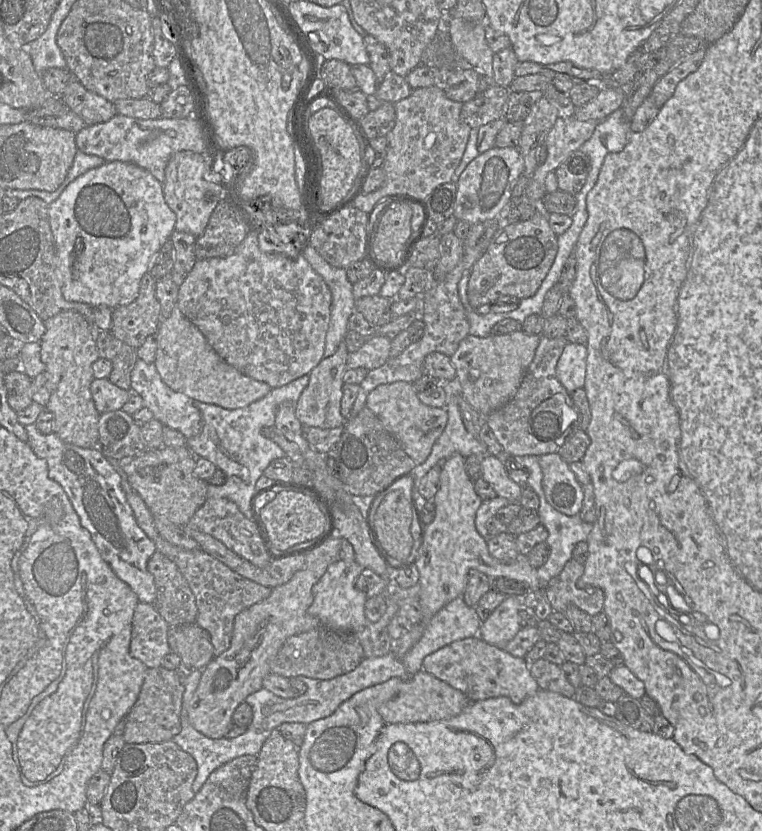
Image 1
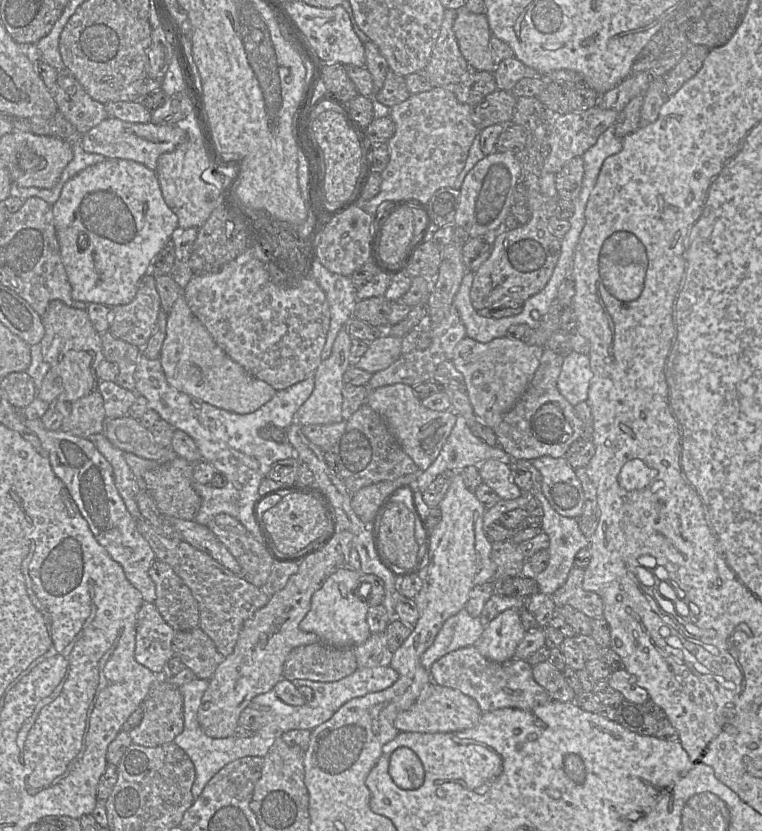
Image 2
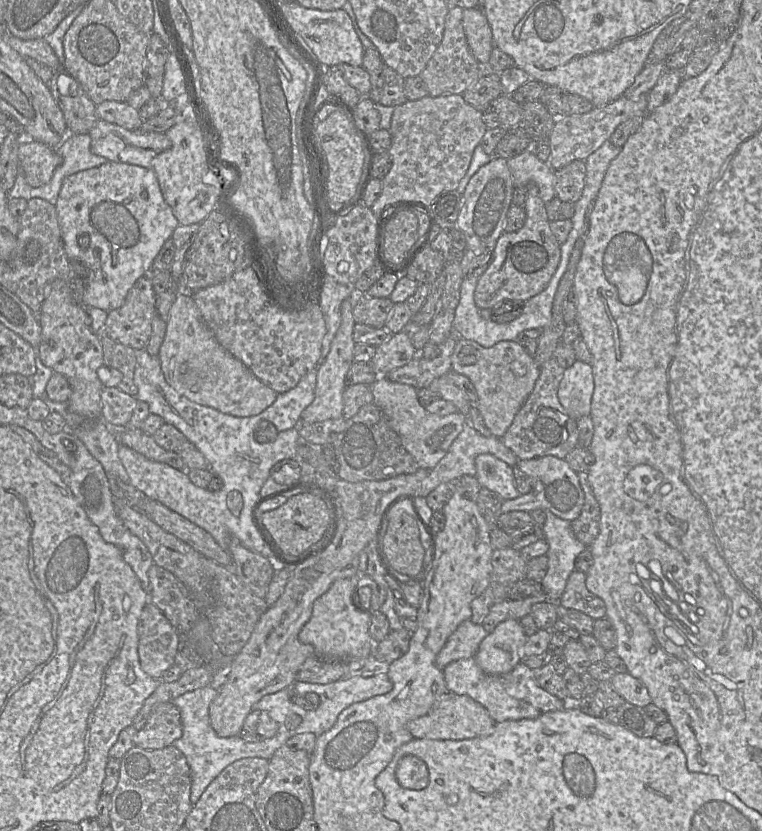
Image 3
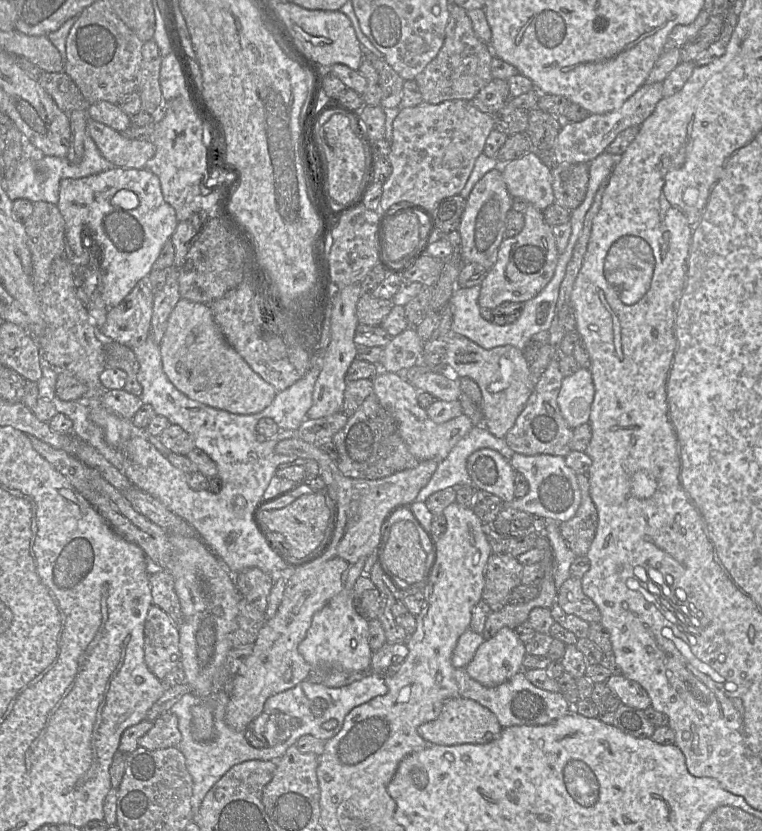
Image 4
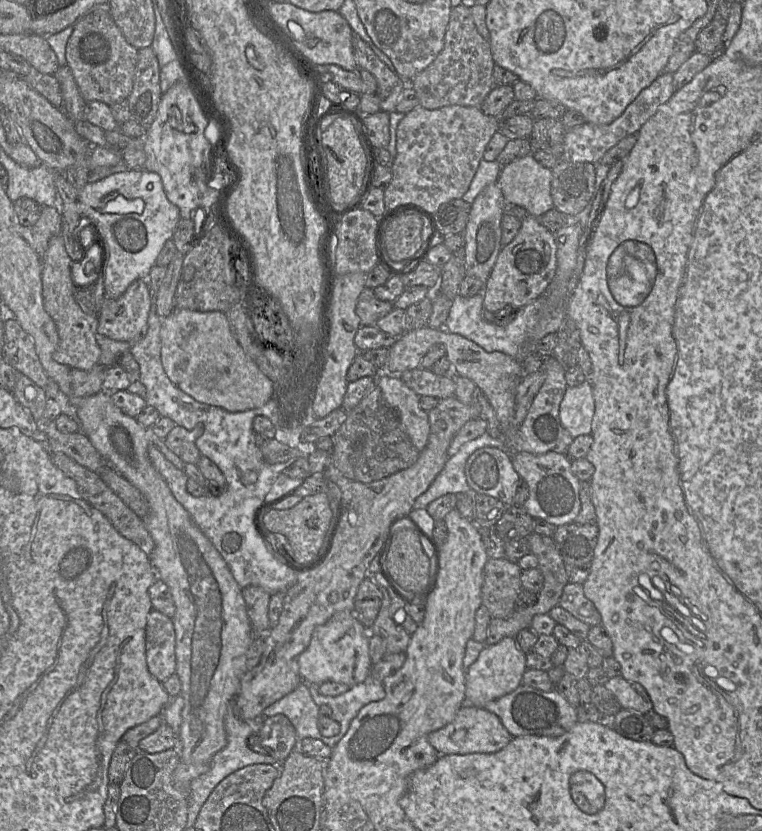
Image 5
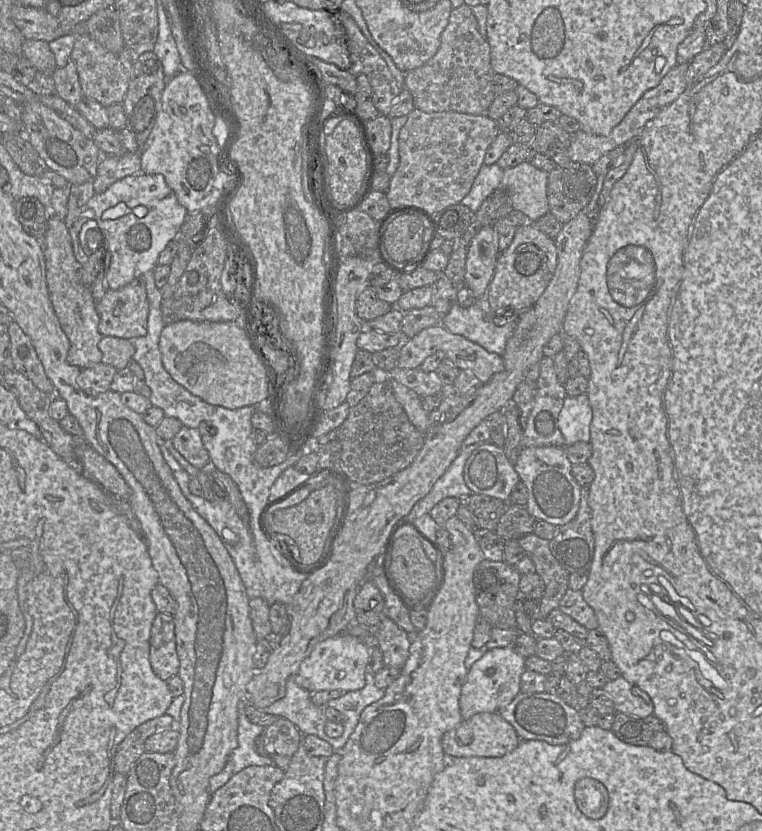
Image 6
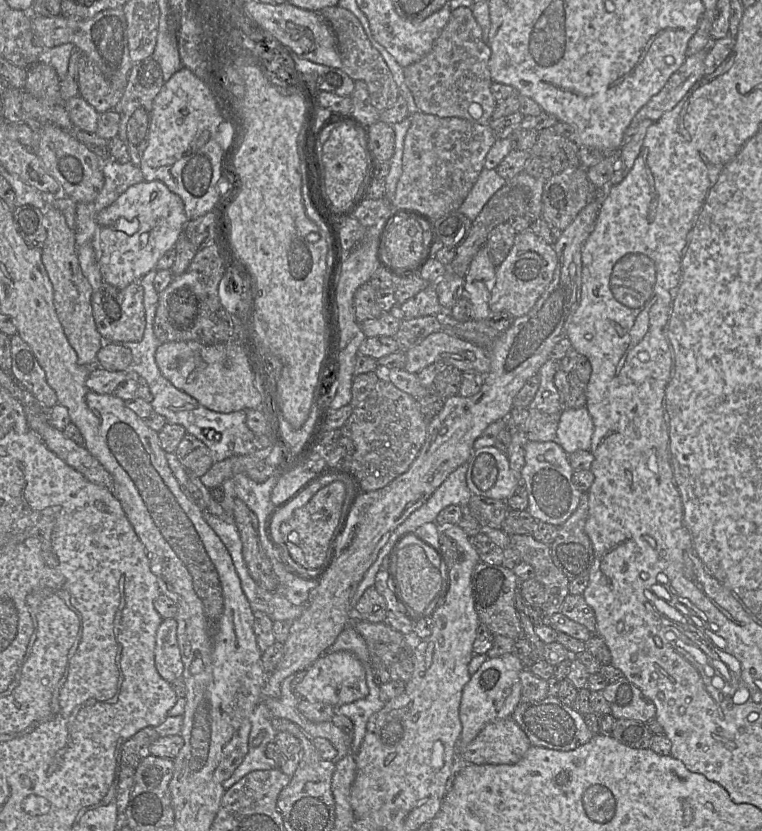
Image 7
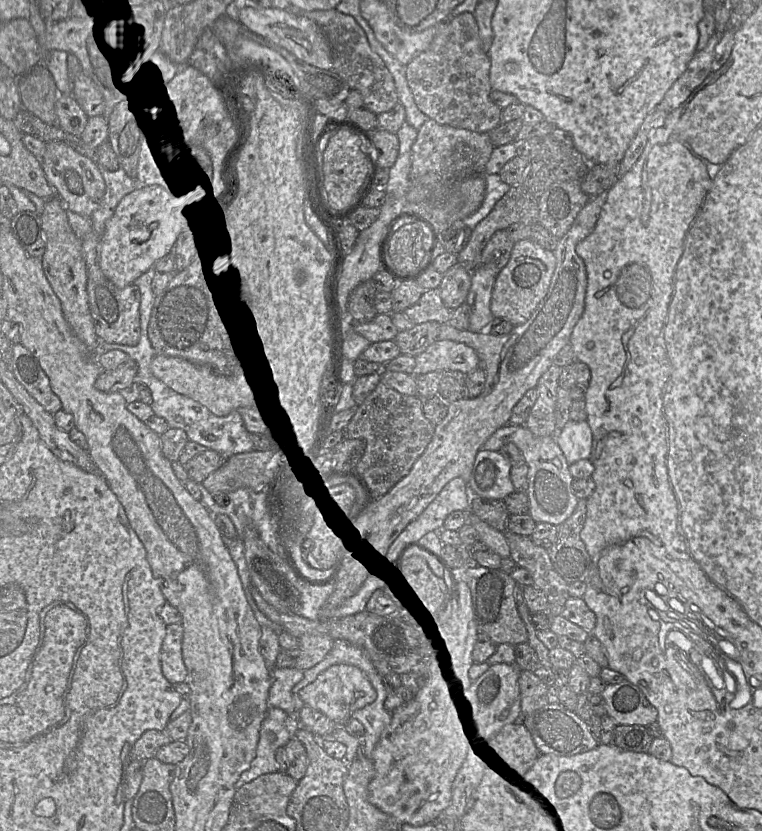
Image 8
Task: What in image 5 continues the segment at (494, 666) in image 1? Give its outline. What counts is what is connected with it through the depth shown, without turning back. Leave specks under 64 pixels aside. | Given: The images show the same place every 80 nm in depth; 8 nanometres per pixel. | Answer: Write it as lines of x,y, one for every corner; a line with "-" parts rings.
521,684
514,691
485,705
496,714
513,737
537,735
559,737
568,732
577,722
577,707
572,706
556,689
542,691

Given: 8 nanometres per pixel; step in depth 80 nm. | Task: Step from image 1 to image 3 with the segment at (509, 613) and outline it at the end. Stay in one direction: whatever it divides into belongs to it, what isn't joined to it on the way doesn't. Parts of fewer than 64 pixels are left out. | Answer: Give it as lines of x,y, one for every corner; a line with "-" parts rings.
519,620
502,621
481,641
474,656
476,663
489,675
509,673
524,656
522,649
527,638

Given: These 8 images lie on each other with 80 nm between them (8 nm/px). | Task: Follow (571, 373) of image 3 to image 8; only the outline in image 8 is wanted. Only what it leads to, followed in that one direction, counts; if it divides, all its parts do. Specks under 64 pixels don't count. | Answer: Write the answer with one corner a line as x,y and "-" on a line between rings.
570,419
556,433
556,441
569,465
582,459
591,459
593,434
587,420
574,421

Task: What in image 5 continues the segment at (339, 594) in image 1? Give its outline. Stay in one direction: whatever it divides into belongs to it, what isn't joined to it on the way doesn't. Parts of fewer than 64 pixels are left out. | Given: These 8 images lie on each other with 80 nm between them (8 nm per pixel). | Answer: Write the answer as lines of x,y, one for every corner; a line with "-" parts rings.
337,612
326,623
314,629
309,646
300,654
298,664
299,674
307,684
319,686
331,681
353,686
362,683
372,666
369,631
353,612

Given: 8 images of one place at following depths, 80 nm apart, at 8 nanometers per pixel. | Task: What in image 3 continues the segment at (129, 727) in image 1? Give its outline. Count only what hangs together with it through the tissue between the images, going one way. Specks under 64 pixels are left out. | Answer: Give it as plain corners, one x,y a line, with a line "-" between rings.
172,702
156,704
146,724
134,735
134,745
147,750
165,748
182,736
180,710

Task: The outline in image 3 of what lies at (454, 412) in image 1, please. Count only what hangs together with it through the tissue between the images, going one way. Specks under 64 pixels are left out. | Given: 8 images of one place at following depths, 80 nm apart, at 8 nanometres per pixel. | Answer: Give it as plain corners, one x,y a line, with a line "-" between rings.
465,423
461,433
456,437
449,447
446,455
432,468
426,478
422,481
419,490
415,493
415,496
426,497
432,490
434,490
441,483
457,482
459,478
464,475
475,476
476,466
475,458
479,454
489,453
502,460
511,467
517,464
517,457
515,454
507,448
501,439
494,437
485,437
478,433
468,423

